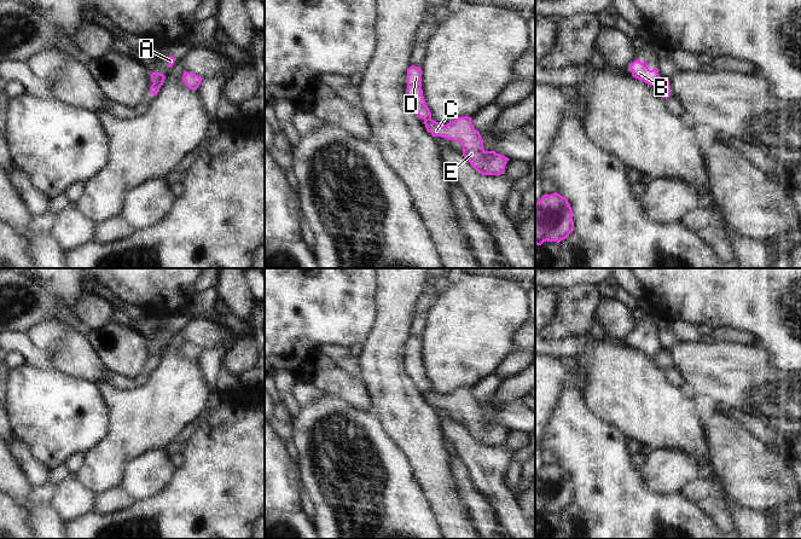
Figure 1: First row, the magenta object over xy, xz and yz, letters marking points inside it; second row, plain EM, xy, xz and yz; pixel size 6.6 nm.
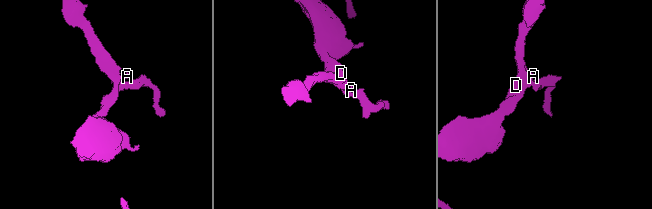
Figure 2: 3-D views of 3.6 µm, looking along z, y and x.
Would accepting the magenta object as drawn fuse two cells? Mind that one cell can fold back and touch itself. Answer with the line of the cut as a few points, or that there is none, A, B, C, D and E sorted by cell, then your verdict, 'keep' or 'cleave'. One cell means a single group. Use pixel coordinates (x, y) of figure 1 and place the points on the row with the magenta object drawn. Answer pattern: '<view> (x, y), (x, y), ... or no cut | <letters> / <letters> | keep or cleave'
xy (164, 76), (154, 83) | A B D / C E | cleave

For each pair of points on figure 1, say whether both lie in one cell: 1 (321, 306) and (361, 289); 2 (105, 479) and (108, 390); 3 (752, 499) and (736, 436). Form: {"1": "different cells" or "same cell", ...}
{"1": "same cell", "2": "same cell", "3": "same cell"}

